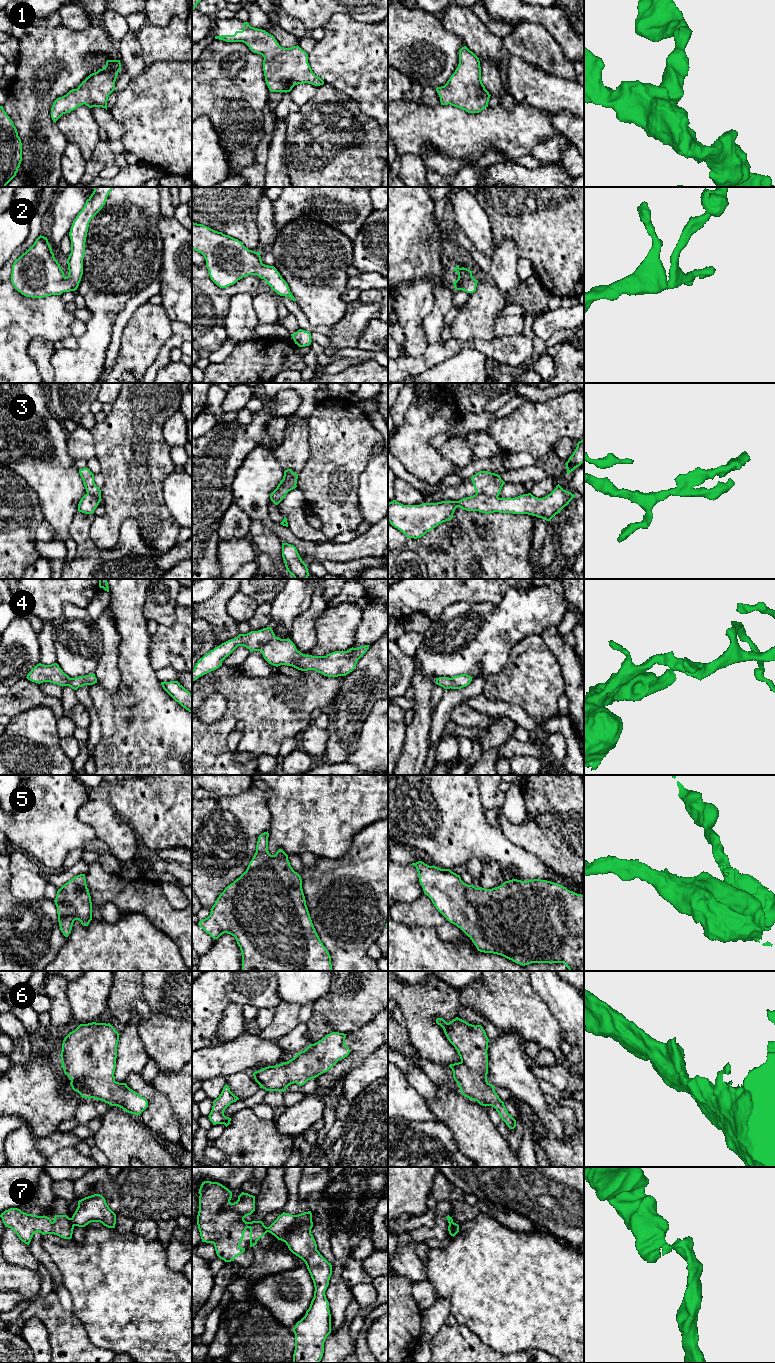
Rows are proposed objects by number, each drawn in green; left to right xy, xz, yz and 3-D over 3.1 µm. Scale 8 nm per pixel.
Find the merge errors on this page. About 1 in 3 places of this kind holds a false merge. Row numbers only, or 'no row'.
3, 7

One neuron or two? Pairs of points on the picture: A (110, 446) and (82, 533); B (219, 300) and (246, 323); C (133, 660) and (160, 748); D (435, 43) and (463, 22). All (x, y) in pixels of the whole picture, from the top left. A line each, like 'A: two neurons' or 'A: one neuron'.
A: two neurons
B: two neurons
C: one neuron
D: two neurons

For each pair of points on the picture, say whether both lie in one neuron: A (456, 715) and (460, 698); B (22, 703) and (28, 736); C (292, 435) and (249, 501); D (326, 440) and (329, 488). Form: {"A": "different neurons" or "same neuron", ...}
{"A": "different neurons", "B": "different neurons", "C": "different neurons", "D": "same neuron"}

